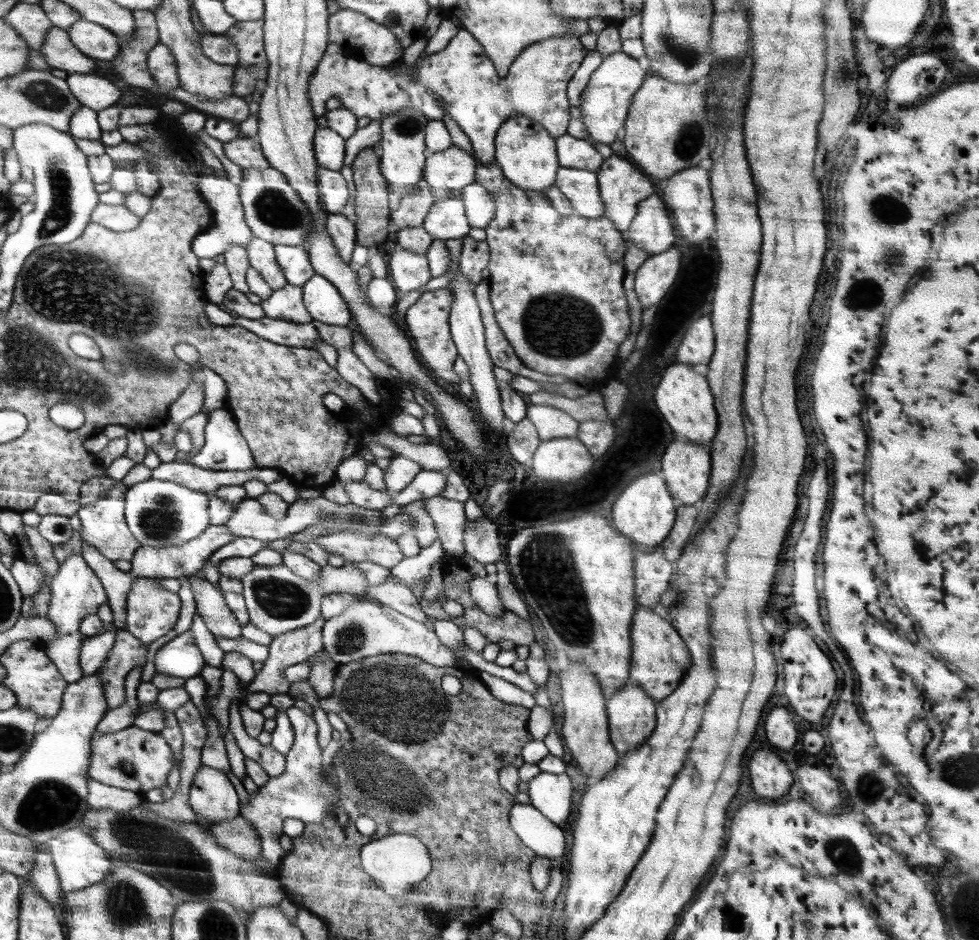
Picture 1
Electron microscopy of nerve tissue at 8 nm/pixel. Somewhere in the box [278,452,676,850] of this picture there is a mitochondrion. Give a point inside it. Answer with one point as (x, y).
(391, 701)

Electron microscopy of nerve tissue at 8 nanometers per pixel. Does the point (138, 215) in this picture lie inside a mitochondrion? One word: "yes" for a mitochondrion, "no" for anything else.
no

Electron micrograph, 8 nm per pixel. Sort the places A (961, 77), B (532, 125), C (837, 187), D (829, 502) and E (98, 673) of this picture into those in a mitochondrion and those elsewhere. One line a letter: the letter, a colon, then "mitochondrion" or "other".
A: other
B: other
C: other
D: other
E: other

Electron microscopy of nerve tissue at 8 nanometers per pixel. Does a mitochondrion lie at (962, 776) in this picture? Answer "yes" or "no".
yes

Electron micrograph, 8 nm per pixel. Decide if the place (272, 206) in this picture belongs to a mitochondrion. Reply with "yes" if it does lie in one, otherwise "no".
yes

